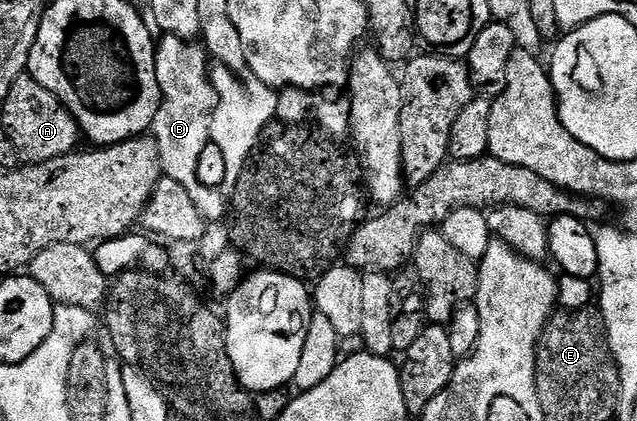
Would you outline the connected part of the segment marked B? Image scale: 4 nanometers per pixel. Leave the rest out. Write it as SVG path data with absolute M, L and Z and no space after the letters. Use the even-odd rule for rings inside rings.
M166 35L157 42L156 79L160 83L162 105L154 116L152 136L157 144L158 163L163 176L175 179L188 191L192 203L208 223L223 220L228 213L224 193L203 184L198 175L200 155L204 155L207 145L211 144L210 121L217 100L211 68L205 48L193 40Z

